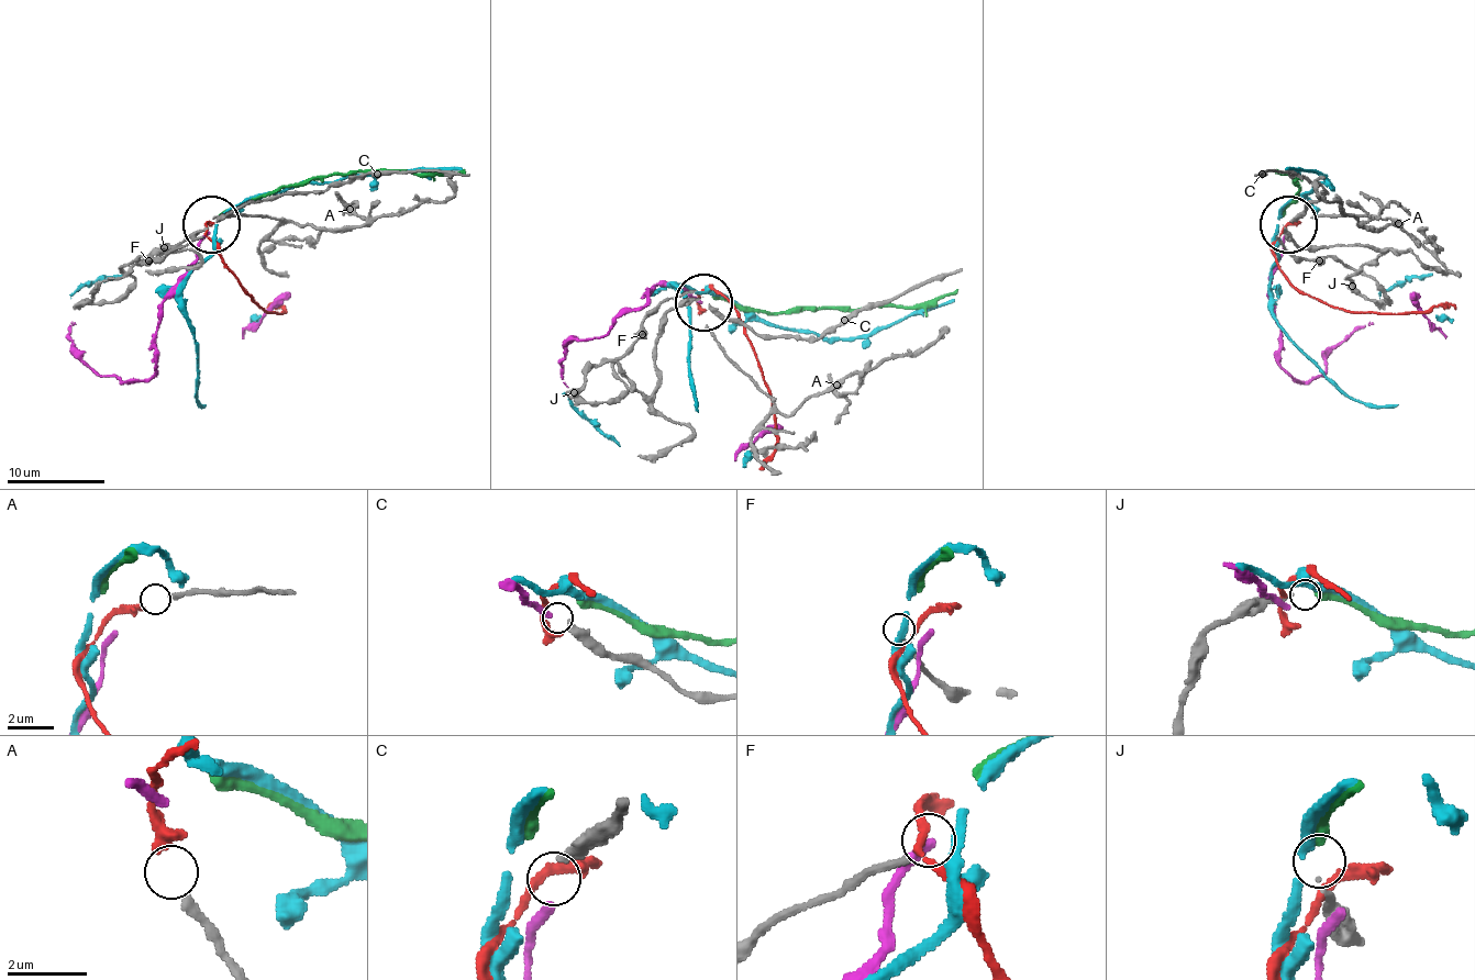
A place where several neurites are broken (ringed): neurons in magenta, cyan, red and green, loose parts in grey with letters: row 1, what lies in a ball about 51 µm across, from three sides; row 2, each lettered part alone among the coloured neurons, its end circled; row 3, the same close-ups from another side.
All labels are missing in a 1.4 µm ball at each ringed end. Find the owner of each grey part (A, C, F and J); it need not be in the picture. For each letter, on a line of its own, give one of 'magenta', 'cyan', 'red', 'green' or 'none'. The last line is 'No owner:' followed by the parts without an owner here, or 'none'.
A: red
C: magenta
F: none
J: green
No owner: F

